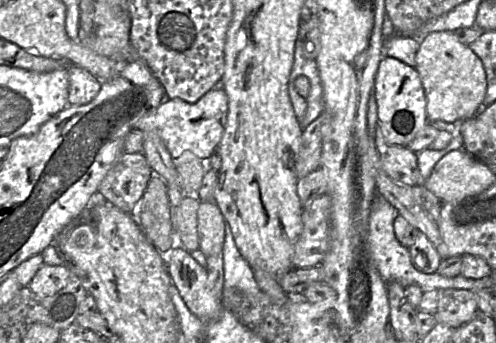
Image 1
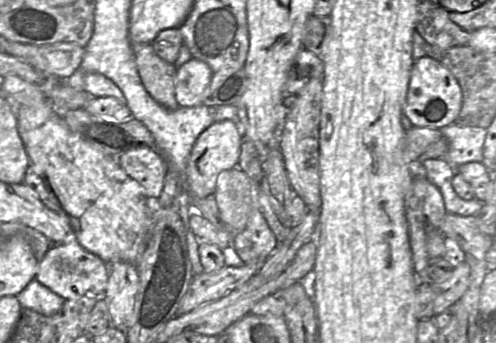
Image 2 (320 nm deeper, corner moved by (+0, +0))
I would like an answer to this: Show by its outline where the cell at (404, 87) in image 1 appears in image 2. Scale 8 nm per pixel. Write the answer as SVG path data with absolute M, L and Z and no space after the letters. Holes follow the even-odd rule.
M424 56L415 60L402 113L419 128L441 128L454 123L462 106L462 91L453 74L436 60Z

